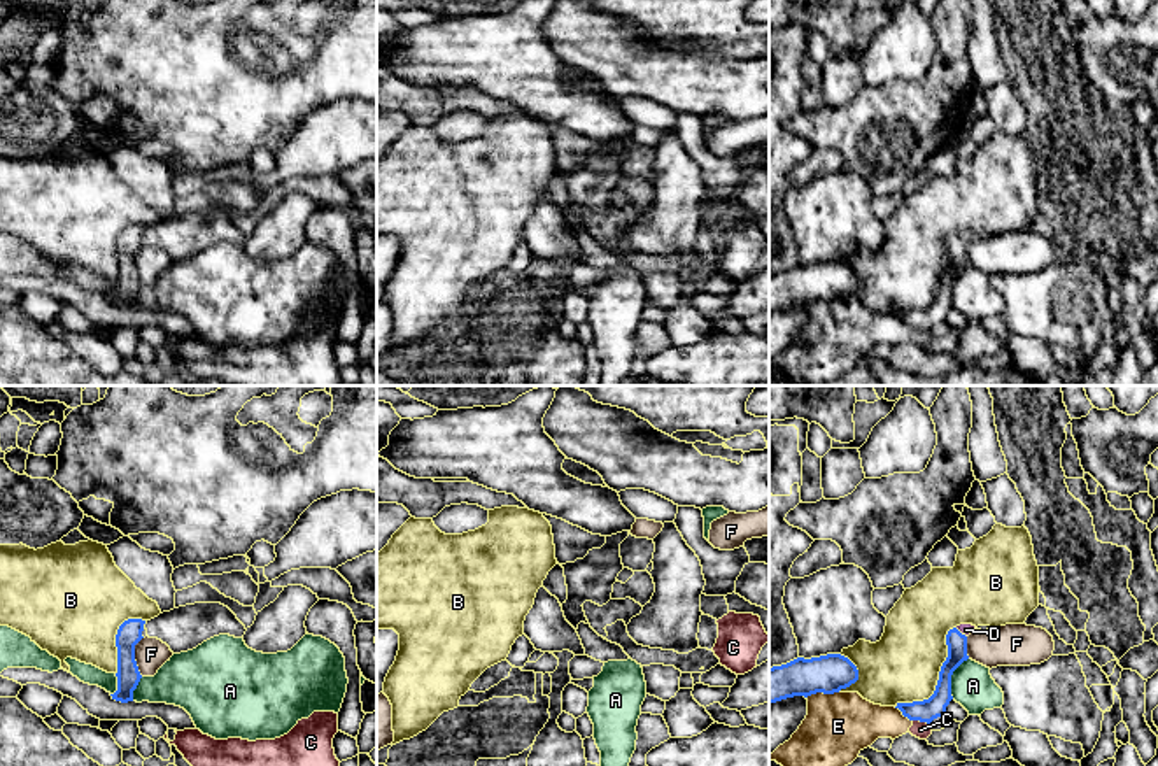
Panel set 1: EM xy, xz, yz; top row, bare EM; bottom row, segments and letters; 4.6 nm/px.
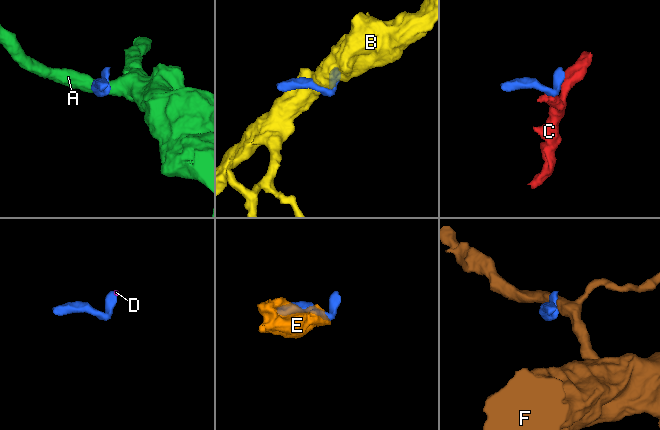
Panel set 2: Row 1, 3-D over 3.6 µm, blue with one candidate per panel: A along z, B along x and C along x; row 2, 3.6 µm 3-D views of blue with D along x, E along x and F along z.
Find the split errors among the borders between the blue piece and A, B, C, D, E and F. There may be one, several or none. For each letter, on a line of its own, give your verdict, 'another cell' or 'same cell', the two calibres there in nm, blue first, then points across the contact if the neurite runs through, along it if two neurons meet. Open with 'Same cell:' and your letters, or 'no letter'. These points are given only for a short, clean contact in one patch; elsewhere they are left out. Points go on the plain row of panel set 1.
Same cell: D
A: another cell; calibres 100 and 190 nm; border yz (967, 265), (952, 283), (952, 305)
B: another cell; calibres 100 and 320 nm
C: another cell; calibres 100 and 80 nm; border yz (913, 326), (929, 332)
D: same cell; calibres 100 and 50 nm; way yz (957, 251), (959, 239), (966, 237)
E: another cell; calibres 180 and 300 nm
F: another cell; calibres 110 and 150 nm; border xy (142, 244), (135, 253), (135, 272), (141, 283)

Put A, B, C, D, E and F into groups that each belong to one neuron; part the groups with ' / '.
A / B / C E / D / F

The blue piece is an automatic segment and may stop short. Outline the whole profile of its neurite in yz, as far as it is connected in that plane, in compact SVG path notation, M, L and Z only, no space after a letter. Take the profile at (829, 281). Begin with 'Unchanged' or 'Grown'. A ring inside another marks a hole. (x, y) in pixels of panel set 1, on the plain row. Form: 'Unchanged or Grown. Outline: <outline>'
Unchanged. Outline: M841 261L797 265L769 275L769 310L816 300L834 301L858 287L857 273Z

